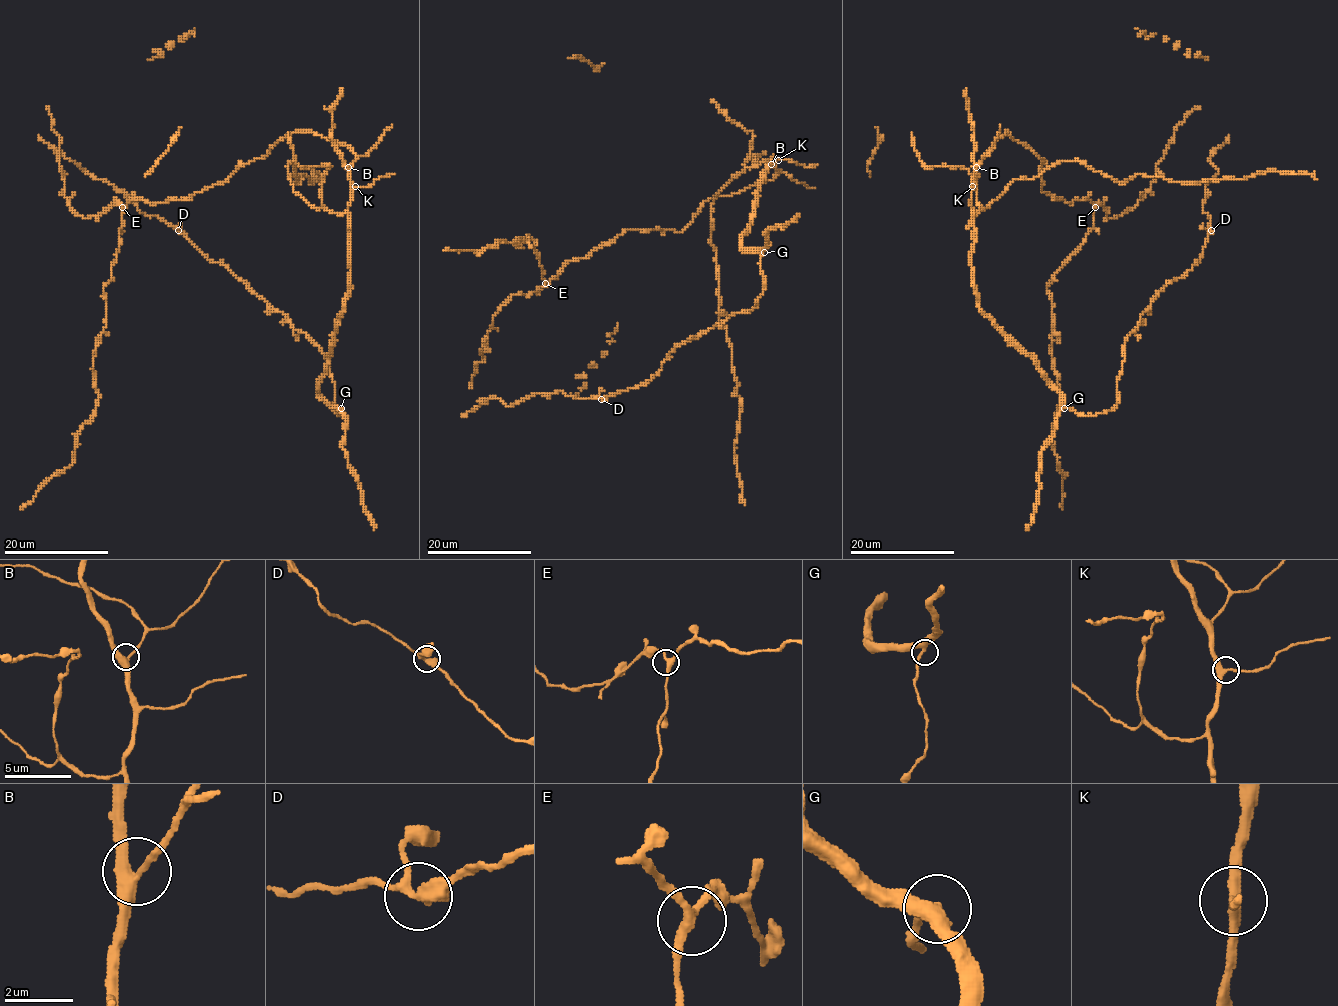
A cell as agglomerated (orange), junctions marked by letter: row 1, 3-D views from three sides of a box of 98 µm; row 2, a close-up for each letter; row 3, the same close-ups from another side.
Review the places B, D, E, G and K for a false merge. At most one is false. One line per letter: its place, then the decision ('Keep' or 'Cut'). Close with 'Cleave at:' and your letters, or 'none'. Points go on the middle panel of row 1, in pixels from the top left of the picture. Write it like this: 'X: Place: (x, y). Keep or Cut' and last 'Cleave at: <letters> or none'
B: Place: (771, 164). Keep
D: Place: (601, 399). Keep
E: Place: (545, 283). Keep
G: Place: (764, 252). Keep
K: Place: (778, 160). Keep
Cleave at: none

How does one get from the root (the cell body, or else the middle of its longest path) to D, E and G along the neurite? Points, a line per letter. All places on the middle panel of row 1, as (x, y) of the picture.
D: (773, 161), (743, 237), (744, 251), (762, 252), (758, 307), (736, 312), (678, 344), (648, 382), (601, 399)
E: (773, 161), (779, 172), (771, 179), (713, 196), (680, 231), (626, 229), (587, 256), (570, 260), (545, 283)
G: (773, 161), (760, 187), (749, 230), (743, 237), (744, 251), (764, 252)

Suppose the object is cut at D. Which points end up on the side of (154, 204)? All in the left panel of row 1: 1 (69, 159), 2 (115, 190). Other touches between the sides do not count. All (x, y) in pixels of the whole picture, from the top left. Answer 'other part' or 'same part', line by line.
1: other part
2: other part

